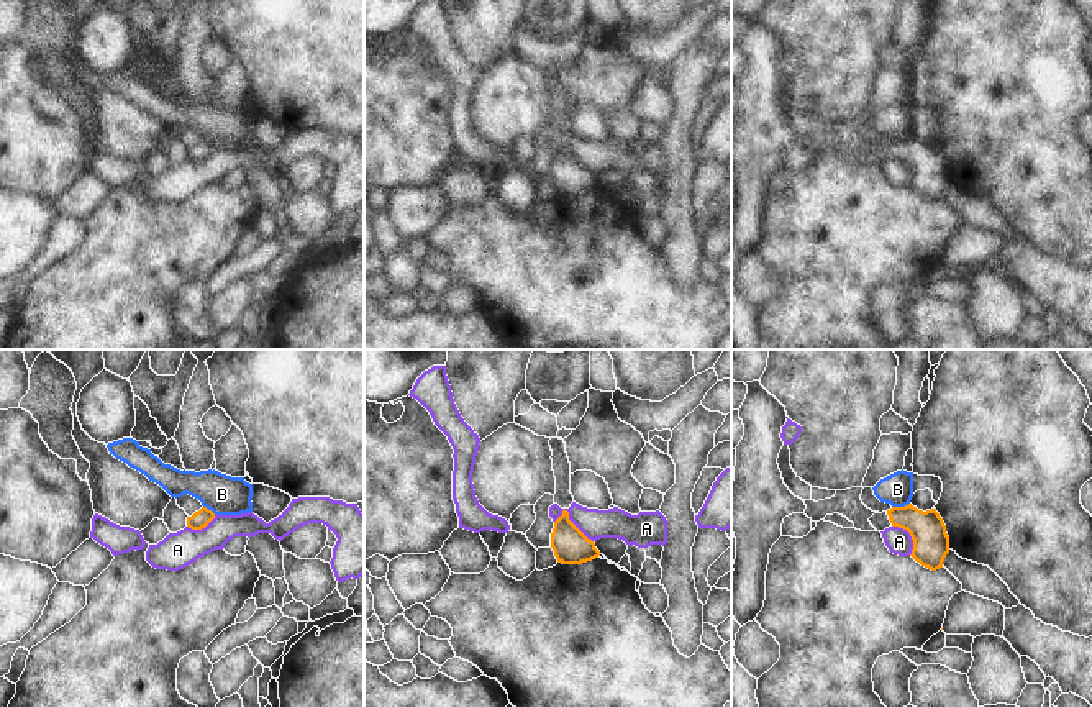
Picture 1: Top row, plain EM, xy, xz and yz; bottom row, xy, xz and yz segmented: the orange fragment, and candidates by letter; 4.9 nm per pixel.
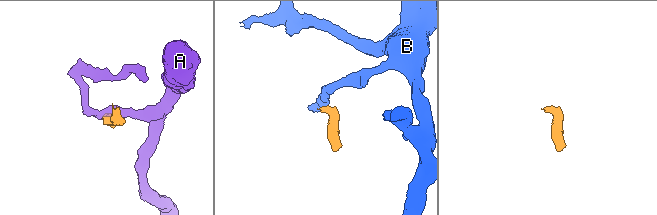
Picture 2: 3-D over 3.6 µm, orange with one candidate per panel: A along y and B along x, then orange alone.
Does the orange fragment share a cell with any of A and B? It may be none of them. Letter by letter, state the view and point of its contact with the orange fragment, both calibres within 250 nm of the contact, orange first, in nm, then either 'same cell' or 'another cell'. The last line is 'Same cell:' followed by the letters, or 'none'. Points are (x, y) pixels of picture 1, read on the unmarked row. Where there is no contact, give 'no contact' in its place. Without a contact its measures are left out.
A: contact xz (574, 158); calibres 180 and 150 nm; another cell
B: contact yz (900, 140); calibres 180 and 160 nm; another cell
Same cell: none

